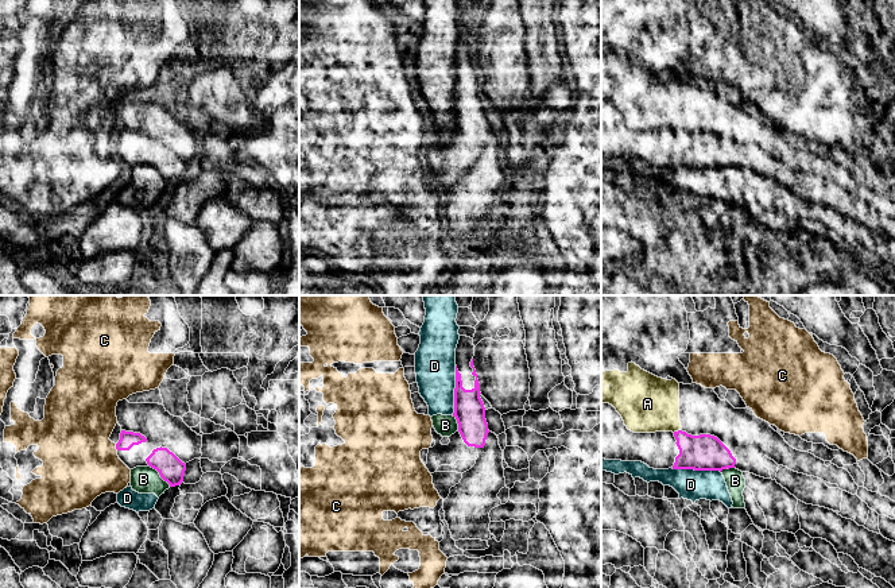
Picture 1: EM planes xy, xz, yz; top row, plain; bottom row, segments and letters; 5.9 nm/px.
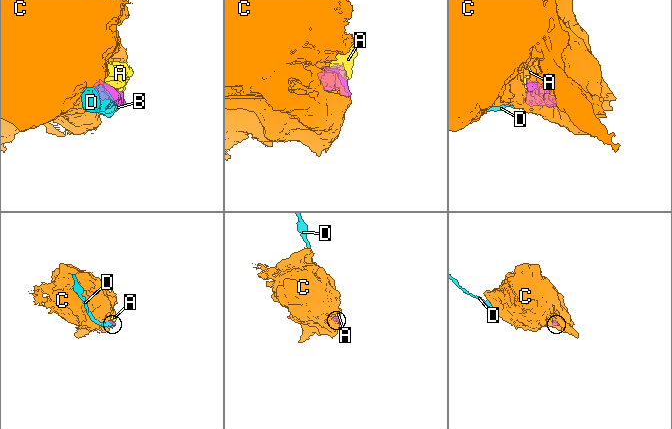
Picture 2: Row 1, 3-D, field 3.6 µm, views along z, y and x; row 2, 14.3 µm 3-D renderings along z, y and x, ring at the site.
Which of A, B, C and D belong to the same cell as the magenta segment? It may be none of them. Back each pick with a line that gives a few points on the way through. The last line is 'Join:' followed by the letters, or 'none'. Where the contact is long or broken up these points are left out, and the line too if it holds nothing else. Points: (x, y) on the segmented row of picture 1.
Join: none

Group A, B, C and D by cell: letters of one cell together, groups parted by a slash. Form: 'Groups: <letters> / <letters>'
Groups: A / B D / C

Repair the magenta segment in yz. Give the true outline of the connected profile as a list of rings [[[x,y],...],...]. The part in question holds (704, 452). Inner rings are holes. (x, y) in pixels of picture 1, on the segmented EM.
[[[601,403],[601,459],[642,461],[654,469],[720,472],[736,464],[731,450],[710,434],[634,433],[609,403]]]

